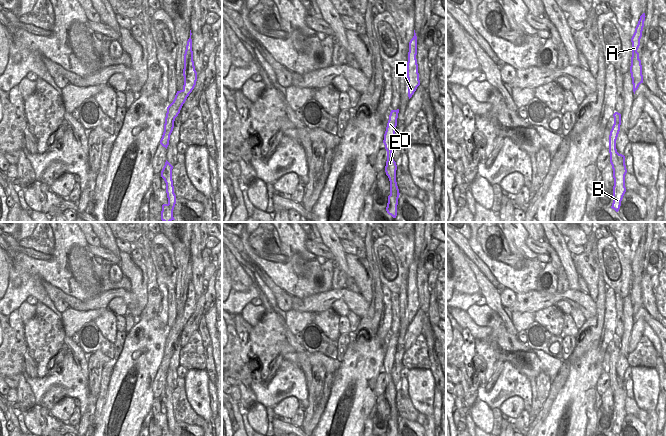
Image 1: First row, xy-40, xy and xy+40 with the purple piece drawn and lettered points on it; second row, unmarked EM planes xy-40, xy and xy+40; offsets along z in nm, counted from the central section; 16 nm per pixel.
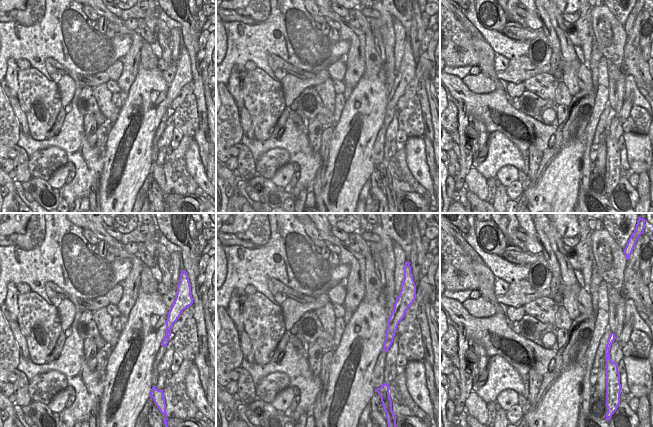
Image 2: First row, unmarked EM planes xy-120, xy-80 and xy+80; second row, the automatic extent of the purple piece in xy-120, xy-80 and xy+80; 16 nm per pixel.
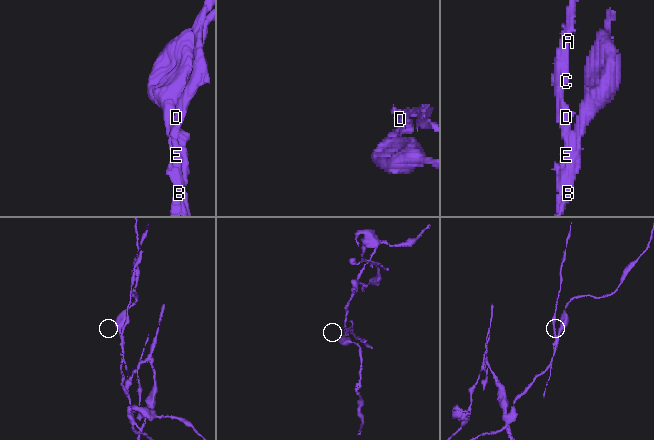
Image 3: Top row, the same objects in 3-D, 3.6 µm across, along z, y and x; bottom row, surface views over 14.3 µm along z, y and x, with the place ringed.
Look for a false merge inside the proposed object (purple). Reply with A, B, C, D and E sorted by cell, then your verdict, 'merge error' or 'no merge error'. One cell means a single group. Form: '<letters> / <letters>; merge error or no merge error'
A C D E / B; merge error

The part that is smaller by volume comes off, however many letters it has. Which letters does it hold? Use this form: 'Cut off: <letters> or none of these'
Cut off: A, C, D, E

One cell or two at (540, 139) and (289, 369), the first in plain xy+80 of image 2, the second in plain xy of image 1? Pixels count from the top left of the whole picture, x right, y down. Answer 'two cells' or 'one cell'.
two cells

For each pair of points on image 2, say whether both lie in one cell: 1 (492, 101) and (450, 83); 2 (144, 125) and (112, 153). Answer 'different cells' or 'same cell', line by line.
1: same cell
2: same cell

